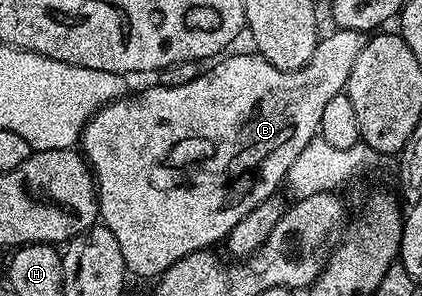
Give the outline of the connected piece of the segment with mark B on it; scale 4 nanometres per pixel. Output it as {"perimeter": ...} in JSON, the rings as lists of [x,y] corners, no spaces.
{"perimeter":[[[331,29],[331,34],[319,37],[316,44],[316,52],[312,52],[312,60],[308,60],[306,66],[301,66],[299,70],[281,70],[276,68],[266,58],[257,52],[250,54],[234,54],[231,58],[223,57],[223,62],[215,61],[214,67],[203,69],[201,76],[196,80],[188,80],[188,84],[179,86],[160,86],[151,84],[147,90],[139,92],[135,98],[123,96],[110,102],[108,105],[97,110],[90,117],[88,124],[82,129],[80,139],[80,150],[86,161],[89,163],[89,170],[94,177],[94,183],[98,191],[98,213],[101,225],[108,227],[112,236],[116,236],[116,241],[120,243],[120,252],[124,252],[127,271],[131,275],[139,274],[142,278],[157,279],[176,260],[186,258],[197,250],[208,250],[217,247],[264,200],[275,197],[279,193],[280,187],[286,181],[288,168],[292,168],[292,160],[300,156],[301,150],[310,143],[313,138],[318,137],[318,125],[320,116],[324,113],[324,108],[332,96],[343,93],[346,89],[346,82],[352,76],[352,64],[356,64],[356,56],[366,46],[367,35],[361,30],[339,30]]]}

